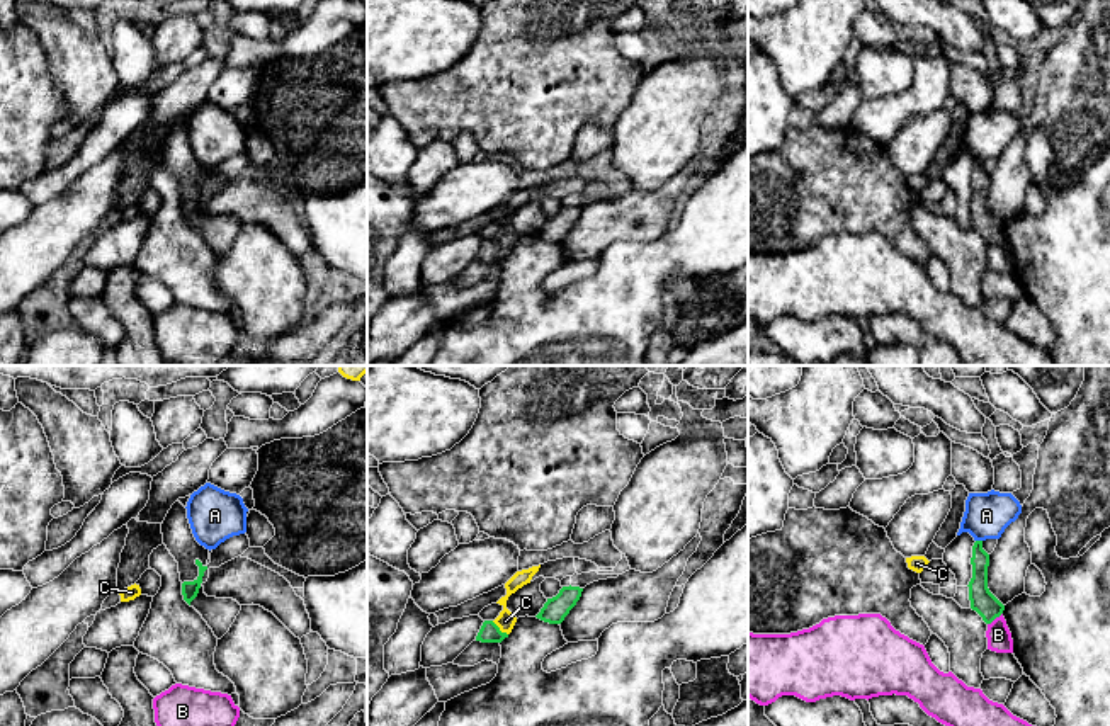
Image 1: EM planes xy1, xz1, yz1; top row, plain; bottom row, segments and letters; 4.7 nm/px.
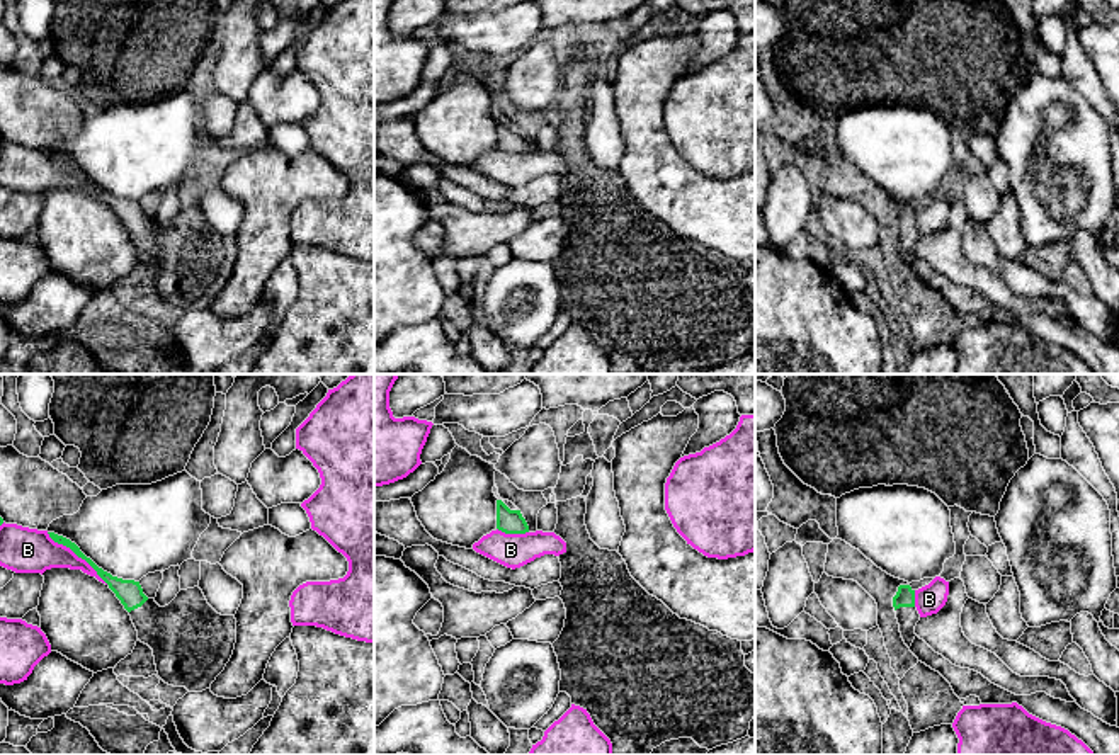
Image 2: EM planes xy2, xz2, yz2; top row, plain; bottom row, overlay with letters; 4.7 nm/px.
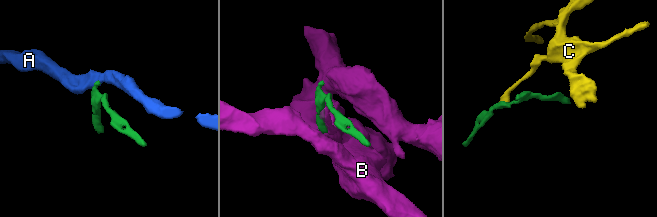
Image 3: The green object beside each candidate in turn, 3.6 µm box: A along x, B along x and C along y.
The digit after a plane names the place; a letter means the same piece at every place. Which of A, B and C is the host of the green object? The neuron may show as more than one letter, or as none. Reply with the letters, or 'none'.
none

